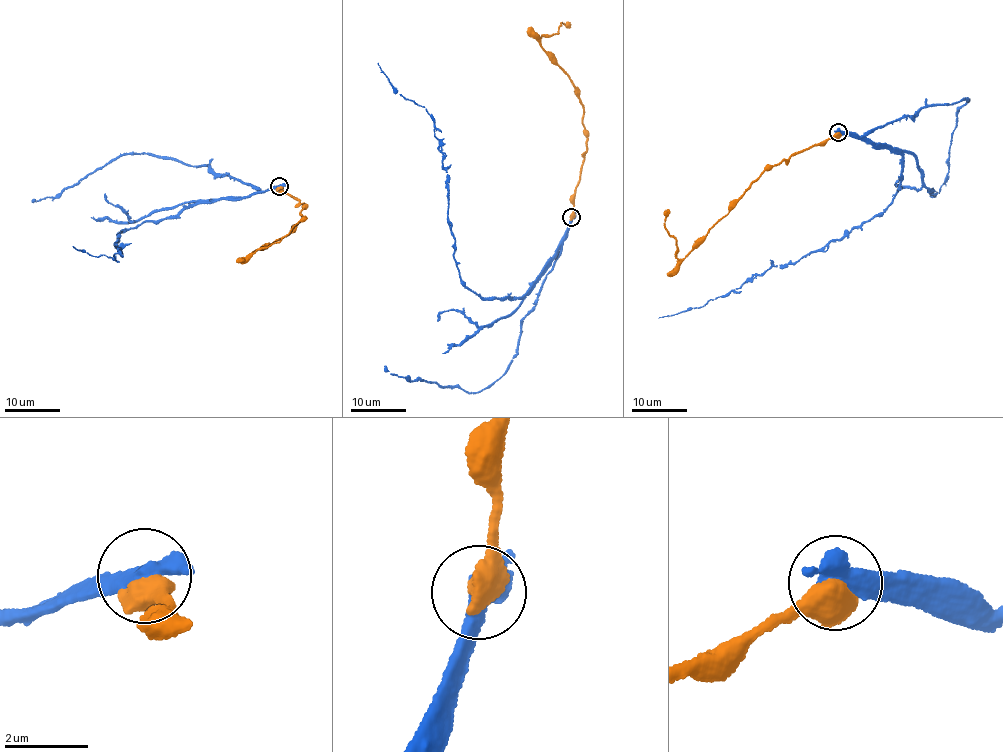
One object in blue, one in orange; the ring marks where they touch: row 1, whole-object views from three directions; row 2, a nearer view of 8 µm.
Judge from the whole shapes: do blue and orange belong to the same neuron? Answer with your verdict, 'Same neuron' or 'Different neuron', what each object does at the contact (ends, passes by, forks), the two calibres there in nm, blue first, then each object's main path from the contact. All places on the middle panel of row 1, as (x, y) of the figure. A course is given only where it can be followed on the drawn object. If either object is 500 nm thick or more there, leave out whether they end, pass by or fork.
Different neuron. Thickness 440 nm (blue) against 700 nm. Course of blue: (571, 217), (556, 256), (522, 296), (468, 290), (454, 259), (431, 116), (397, 93), (378, 63). Course of orange: (572, 217), (587, 144), (583, 105), (541, 41), (557, 34), (561, 23), (569, 26)

